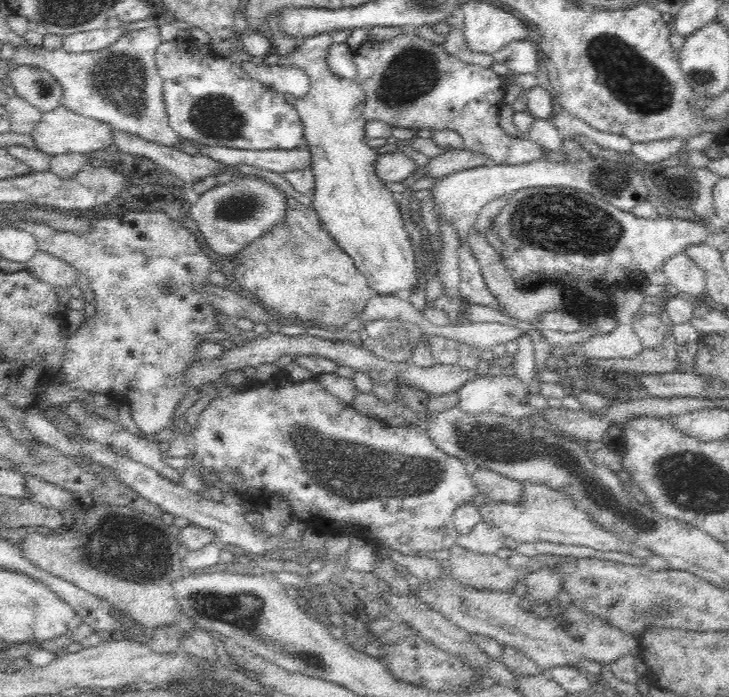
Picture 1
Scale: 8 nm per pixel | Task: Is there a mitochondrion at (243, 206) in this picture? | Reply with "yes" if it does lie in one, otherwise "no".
yes

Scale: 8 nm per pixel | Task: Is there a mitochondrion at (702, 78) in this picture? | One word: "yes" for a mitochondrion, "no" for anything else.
yes

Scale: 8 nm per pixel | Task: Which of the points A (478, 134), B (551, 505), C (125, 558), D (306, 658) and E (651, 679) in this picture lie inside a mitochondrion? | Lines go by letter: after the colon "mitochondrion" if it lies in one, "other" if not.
A: other
B: mitochondrion
C: mitochondrion
D: mitochondrion
E: other

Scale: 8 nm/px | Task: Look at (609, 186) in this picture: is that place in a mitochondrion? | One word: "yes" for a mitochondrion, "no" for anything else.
yes

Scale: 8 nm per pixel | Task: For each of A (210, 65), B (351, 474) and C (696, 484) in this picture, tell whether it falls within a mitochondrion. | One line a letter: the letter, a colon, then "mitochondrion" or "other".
A: other
B: mitochondrion
C: mitochondrion

